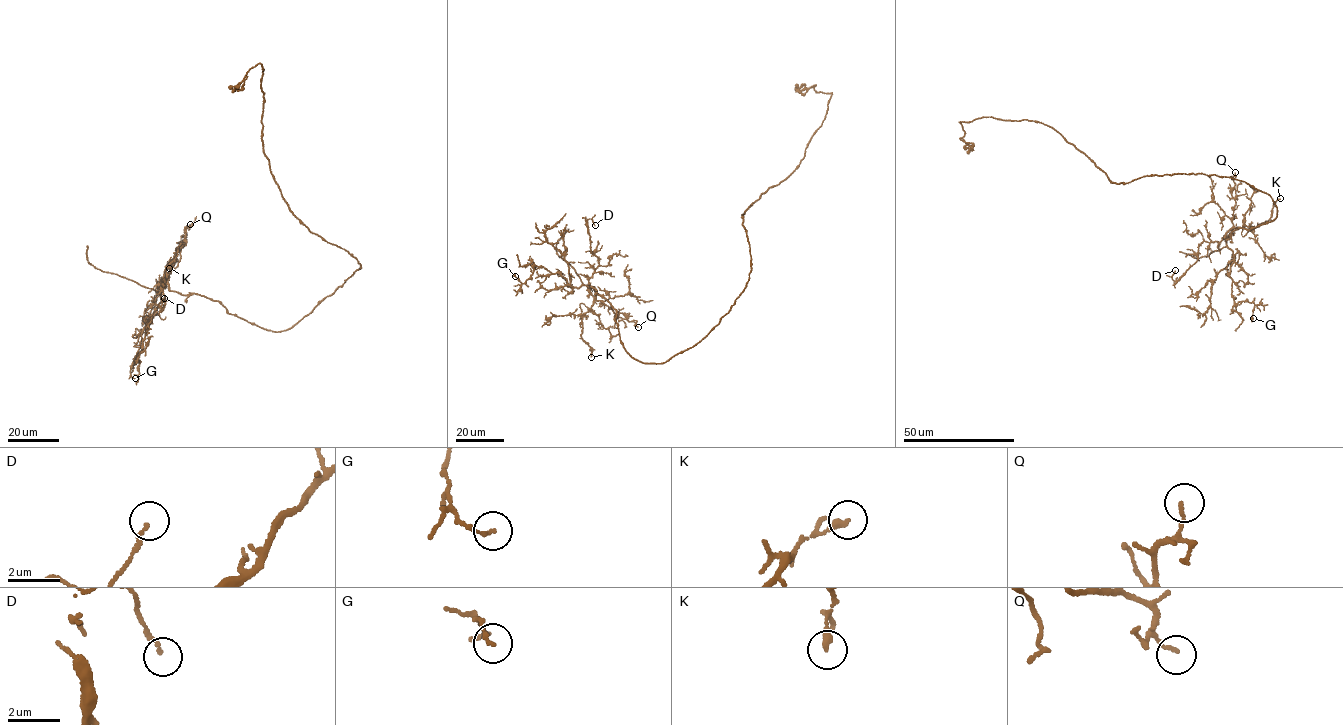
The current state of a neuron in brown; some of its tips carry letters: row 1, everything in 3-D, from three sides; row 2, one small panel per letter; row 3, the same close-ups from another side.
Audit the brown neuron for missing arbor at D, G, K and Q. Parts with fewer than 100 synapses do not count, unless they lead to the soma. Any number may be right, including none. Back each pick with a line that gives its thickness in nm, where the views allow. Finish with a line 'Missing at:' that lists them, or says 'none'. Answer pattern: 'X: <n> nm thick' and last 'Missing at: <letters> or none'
Missing at: none

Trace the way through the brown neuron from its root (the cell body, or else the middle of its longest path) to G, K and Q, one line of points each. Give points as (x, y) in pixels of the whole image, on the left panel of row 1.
G: (352, 275), (278, 332), (166, 284), (141, 334), (130, 370), (135, 378)
K: (352, 275), (308, 315), (278, 332), (229, 314), (218, 301), (172, 291), (166, 278), (162, 286), (169, 268)
Q: (352, 275), (292, 327), (264, 329), (229, 314), (218, 301), (170, 290), (168, 274), (177, 265), (190, 224)

